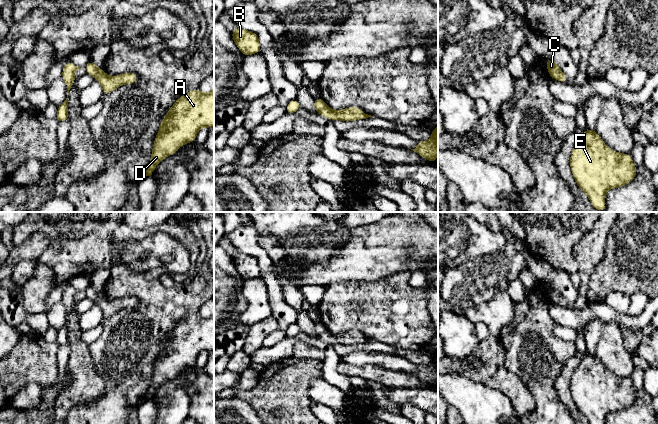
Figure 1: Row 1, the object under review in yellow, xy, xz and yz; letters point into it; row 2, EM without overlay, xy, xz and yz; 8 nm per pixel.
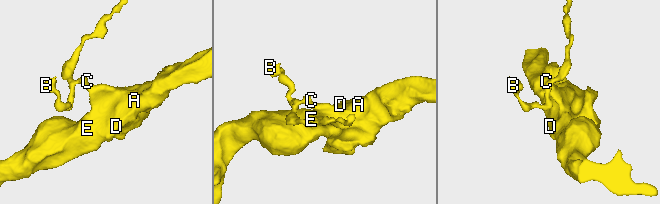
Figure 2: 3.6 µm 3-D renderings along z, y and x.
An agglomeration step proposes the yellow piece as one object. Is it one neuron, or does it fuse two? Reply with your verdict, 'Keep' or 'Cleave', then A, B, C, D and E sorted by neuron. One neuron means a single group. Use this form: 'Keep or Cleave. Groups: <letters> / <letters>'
Cleave. Groups: A D E / B C

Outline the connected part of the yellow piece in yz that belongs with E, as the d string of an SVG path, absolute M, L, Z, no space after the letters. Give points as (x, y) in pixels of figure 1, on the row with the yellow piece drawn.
M593 128L586 129L581 134L571 152L570 168L578 187L589 197L592 206L598 211L606 210L605 195L609 189L628 184L637 174L631 155L610 150Z

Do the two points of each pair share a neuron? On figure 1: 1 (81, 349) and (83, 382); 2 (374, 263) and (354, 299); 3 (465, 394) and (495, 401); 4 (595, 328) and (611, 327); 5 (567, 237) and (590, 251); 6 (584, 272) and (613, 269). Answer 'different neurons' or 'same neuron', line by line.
1: same neuron
2: different neurons
3: same neuron
4: different neurons
5: different neurons
6: different neurons

